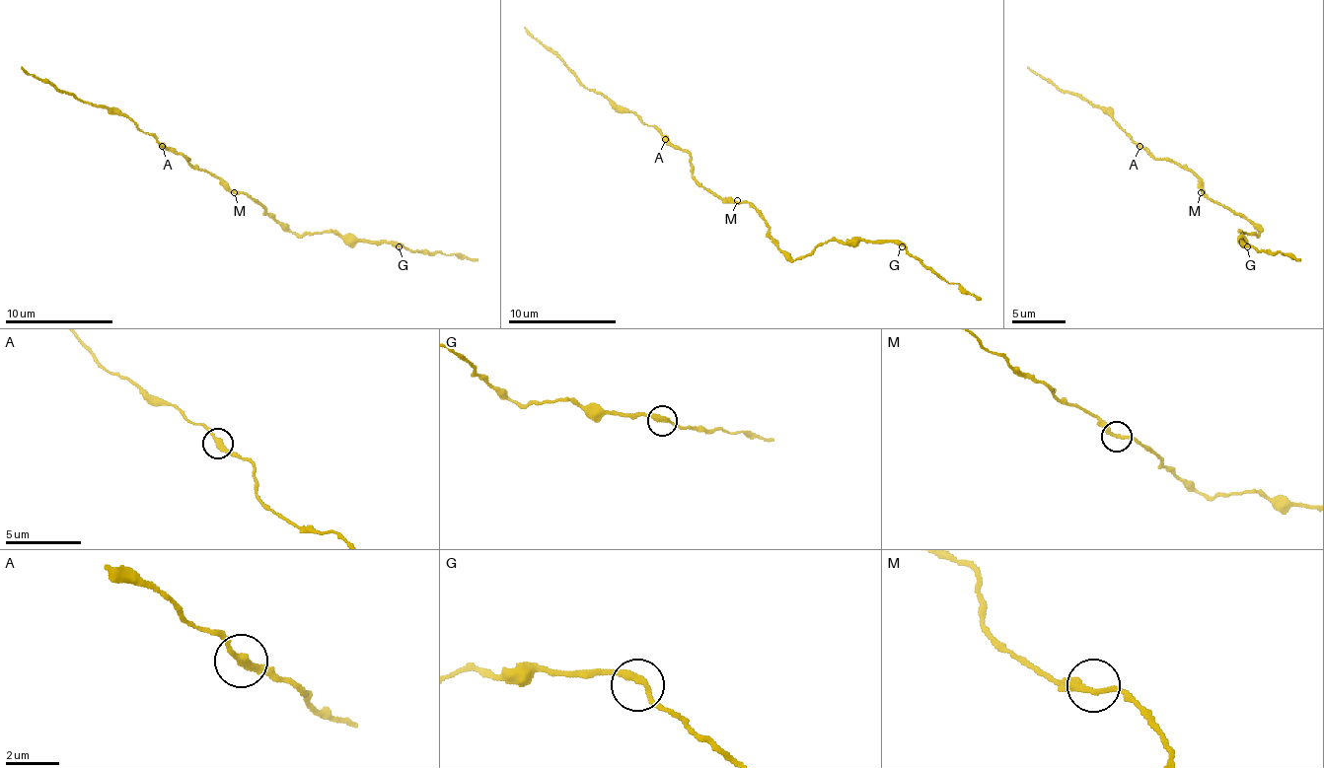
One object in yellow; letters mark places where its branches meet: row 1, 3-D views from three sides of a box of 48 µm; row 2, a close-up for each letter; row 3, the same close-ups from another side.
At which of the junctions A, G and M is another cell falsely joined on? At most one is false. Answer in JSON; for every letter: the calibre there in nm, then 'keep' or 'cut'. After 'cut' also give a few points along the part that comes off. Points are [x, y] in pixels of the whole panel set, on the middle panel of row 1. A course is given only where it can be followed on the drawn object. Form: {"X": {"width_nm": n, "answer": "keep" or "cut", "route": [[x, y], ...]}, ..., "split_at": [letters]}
{"A": {"width_nm": 260, "answer": "keep"}, "G": {"width_nm": 280, "answer": "keep"}, "M": {"width_nm": 240, "answer": "keep"}, "split_at": []}

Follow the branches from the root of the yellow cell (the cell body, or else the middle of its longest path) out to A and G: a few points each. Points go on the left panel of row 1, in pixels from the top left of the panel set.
A: (231, 192), (215, 175), (196, 168), (183, 155), (161, 146)
G: (231, 192), (245, 192), (279, 225), (298, 236), (338, 233), (366, 241), (393, 241), (399, 246)

